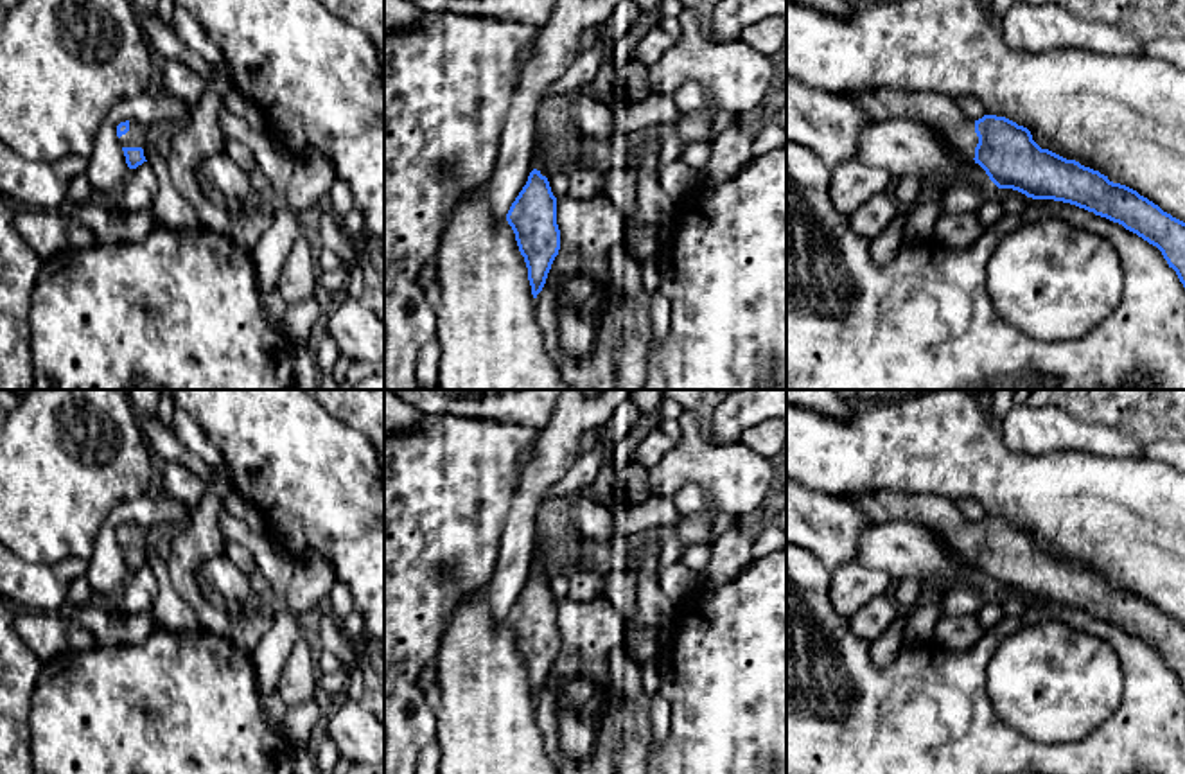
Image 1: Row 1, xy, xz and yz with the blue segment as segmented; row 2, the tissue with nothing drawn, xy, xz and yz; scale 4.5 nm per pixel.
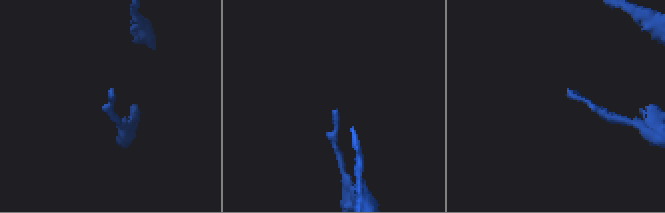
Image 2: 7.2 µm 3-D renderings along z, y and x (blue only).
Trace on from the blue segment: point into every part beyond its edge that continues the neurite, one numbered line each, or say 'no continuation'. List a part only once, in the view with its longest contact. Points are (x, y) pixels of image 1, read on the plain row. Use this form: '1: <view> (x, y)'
1: yz (941, 516)

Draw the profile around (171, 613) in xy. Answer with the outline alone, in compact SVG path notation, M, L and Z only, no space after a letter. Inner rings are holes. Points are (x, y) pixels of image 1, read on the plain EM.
M153 551L147 559L147 564L151 566L160 585L156 600L149 609L158 625L176 634L199 630L201 623L198 614L187 602L181 600L171 584L167 560Z

